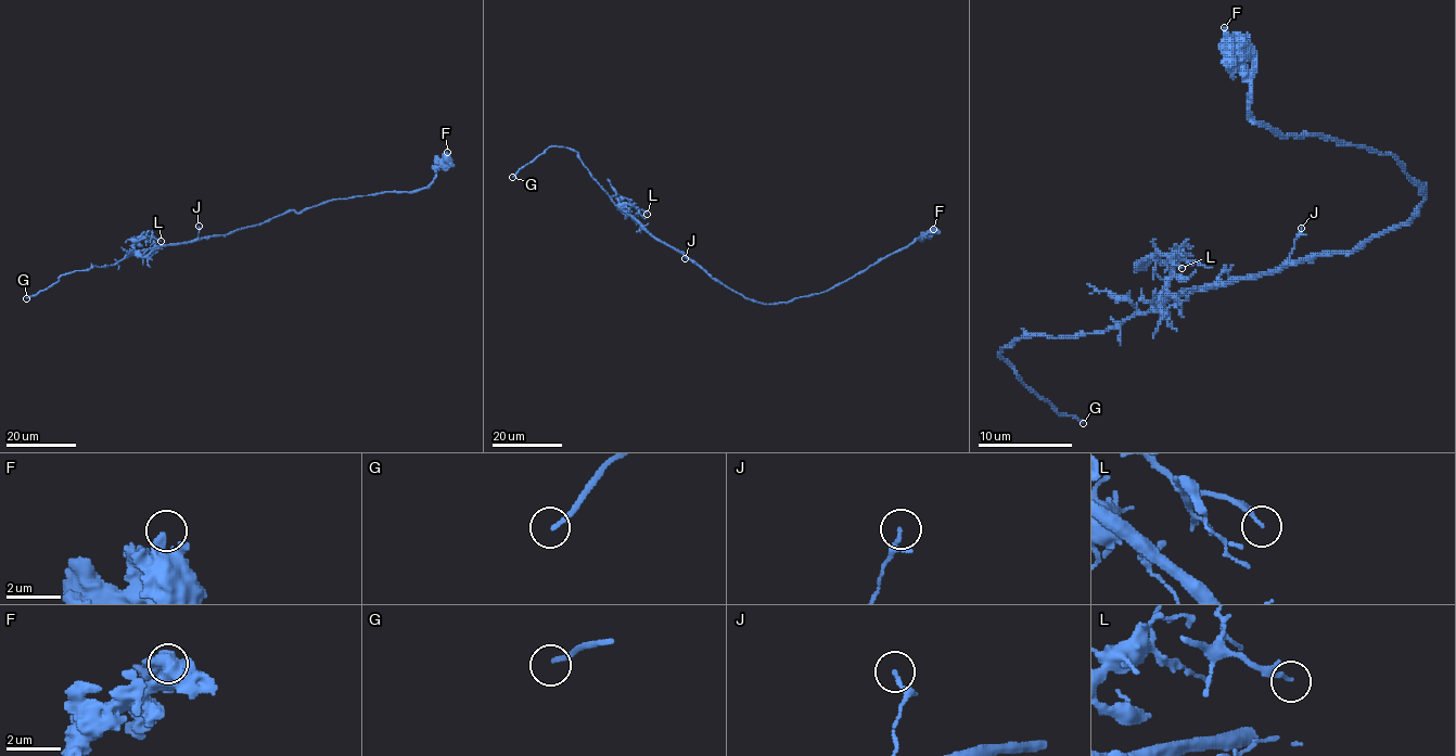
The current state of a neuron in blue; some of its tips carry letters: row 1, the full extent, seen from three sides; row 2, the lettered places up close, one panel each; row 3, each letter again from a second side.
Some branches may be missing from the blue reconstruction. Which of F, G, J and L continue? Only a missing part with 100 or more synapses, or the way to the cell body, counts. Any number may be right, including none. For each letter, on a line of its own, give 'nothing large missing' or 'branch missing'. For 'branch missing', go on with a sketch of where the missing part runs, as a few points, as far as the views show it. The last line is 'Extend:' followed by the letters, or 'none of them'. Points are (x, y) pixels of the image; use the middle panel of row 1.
F: nothing large missing
G: branch missing; missing branch runs (512, 177), (492, 197)
J: nothing large missing
L: nothing large missing
Extend: G

